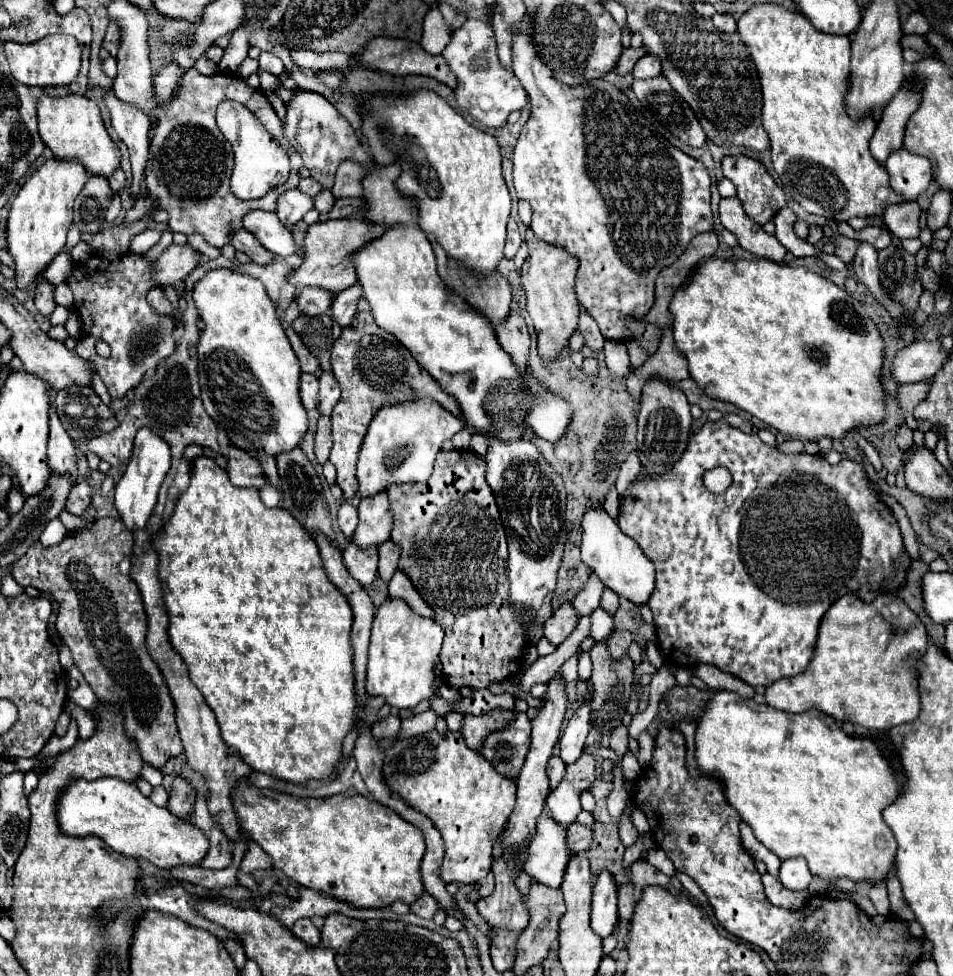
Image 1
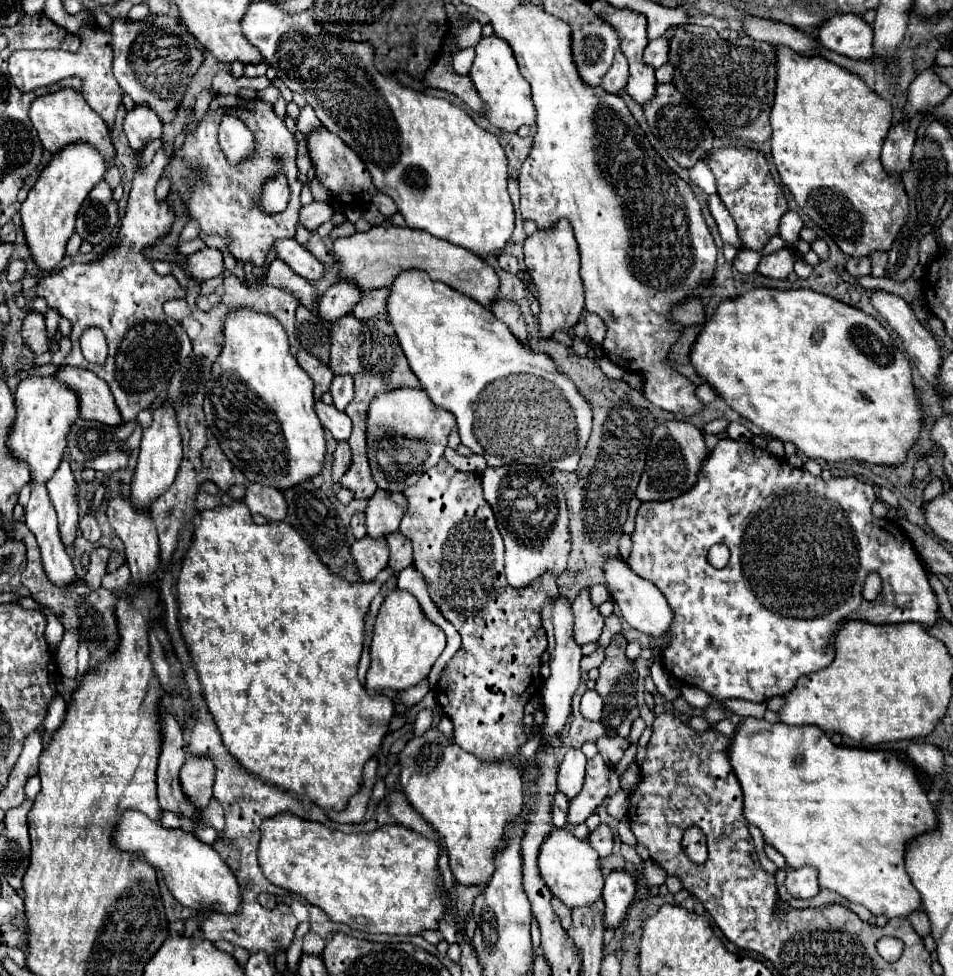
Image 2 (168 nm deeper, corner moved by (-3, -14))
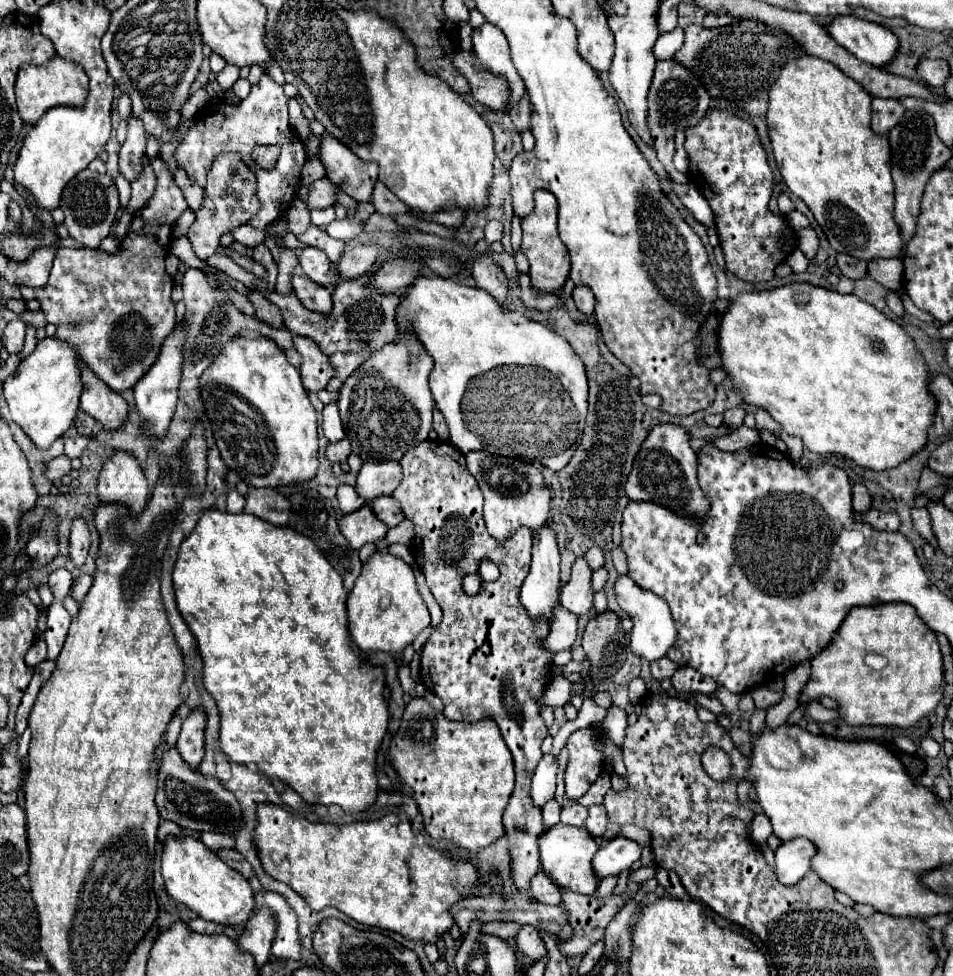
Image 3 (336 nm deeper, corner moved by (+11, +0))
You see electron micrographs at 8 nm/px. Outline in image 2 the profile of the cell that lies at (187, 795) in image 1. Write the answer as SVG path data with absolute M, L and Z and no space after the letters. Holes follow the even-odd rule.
M190 757L180 771L180 785L190 805L200 813L212 799L214 765L206 757Z

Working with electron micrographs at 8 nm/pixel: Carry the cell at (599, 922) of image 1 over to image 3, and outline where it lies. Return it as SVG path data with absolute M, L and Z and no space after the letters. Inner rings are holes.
M616 835L594 855L596 875L600 879L608 875L620 875L624 869L632 867L634 861L640 859L640 853L642 853L642 847L636 841L624 835Z

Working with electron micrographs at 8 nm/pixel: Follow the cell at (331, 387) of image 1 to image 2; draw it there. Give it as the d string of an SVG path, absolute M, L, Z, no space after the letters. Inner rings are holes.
M334 377L332 387L330 387L330 395L334 399L334 407L338 411L344 411L348 407L348 403L354 397L354 383L350 377Z

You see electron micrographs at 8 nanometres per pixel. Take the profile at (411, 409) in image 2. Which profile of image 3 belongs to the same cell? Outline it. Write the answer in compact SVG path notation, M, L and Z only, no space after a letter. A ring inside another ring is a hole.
M398 333L396 339L392 343L386 343L378 353L374 353L368 361L364 361L342 385L340 389L340 399L338 399L338 409L340 409L340 419L342 419L342 425L344 425L344 431L346 431L346 439L350 441L352 445L352 451L358 453L362 457L362 461L400 461L400 457L412 449L412 445L418 445L422 443L424 439L428 439L428 431L432 427L432 409L434 409L434 397L430 393L430 387L428 387L428 375L434 367L434 361L428 353L424 353L424 347L420 345L420 341L416 341L416 335L412 333Z

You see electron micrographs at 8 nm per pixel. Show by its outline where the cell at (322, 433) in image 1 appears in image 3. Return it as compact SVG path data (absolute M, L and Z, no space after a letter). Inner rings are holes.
M346 439L338 441L338 443L330 443L326 449L326 457L332 463L344 463L348 459L348 455L350 455L350 443Z

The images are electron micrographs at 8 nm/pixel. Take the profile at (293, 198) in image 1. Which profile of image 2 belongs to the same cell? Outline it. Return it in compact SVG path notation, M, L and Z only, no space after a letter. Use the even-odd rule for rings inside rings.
M312 201L310 205L304 205L304 207L300 209L300 219L298 219L298 223L300 223L304 229L314 231L318 225L330 221L332 211L334 211L334 209L332 209L328 203Z

